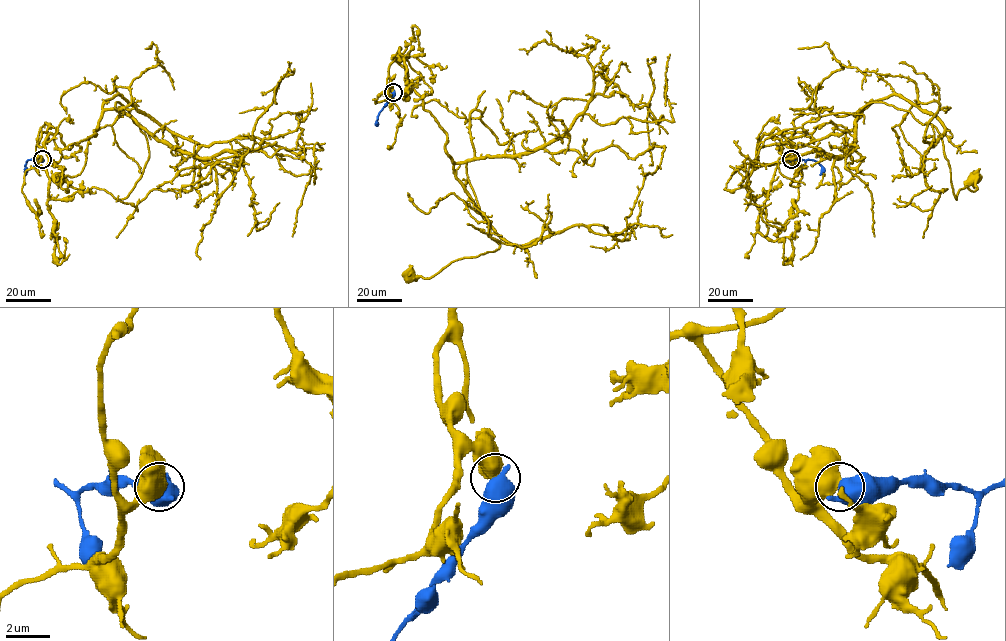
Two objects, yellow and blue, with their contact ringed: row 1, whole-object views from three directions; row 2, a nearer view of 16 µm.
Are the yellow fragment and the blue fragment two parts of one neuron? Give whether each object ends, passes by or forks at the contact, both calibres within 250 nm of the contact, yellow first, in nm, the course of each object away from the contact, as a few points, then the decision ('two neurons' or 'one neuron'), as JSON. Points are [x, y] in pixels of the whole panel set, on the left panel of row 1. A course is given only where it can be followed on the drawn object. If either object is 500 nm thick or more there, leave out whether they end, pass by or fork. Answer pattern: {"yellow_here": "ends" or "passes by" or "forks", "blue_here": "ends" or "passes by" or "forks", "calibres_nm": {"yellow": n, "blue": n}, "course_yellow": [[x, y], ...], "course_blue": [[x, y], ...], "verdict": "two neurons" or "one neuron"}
{"calibres_nm": {"yellow": 700, "blue": 750}, "course_yellow": [[41, 159], [36, 146], [56, 129], [69, 149], [116, 102], [139, 123], [149, 158], [125, 197], [60, 179]], "course_blue": [[42, 159], [28, 159], [25, 175]], "verdict": "two neurons"}

